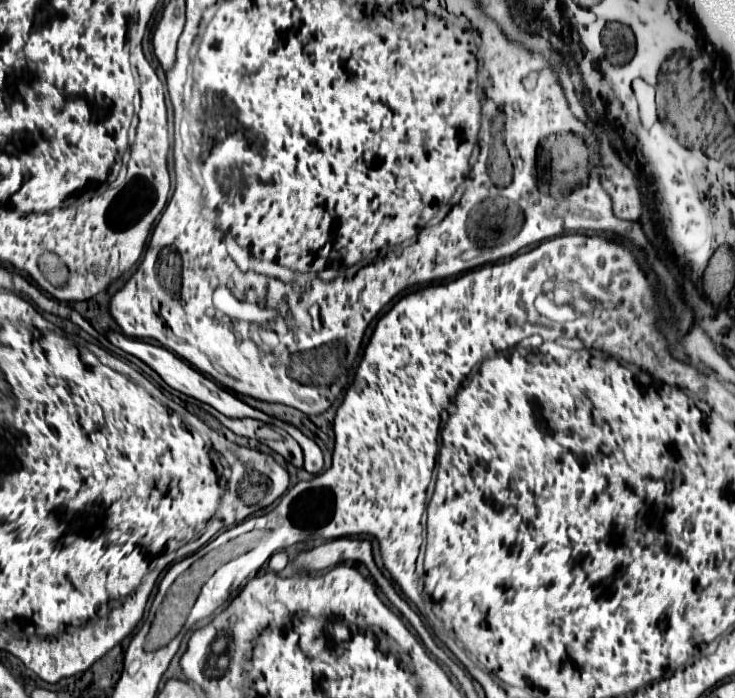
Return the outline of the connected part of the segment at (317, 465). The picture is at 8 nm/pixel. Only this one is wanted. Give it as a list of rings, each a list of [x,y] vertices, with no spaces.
[[[288,424],[288,434],[294,436],[298,440],[300,448],[304,450],[304,470],[310,474],[320,474],[322,466],[324,466],[324,456],[322,456],[320,446],[314,440],[306,438],[298,428],[294,428],[290,424]]]

